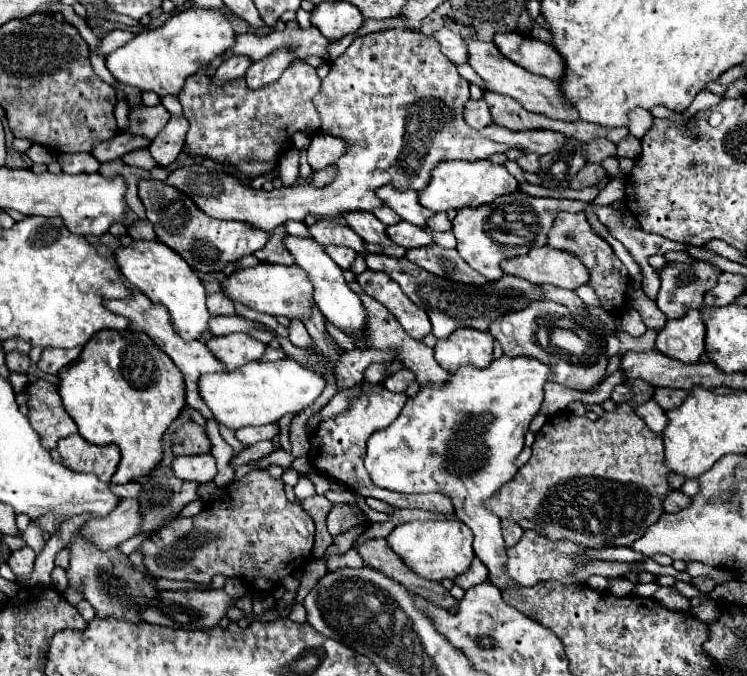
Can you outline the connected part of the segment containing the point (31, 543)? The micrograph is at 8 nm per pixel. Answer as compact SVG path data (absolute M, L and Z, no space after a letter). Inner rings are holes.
M32 519L30 525L28 525L28 529L24 531L24 541L26 541L28 547L32 547L36 553L40 553L42 547L44 547L44 539L42 539L42 533L40 533L36 521L37 519Z

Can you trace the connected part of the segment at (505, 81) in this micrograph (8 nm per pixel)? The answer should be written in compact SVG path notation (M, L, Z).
M464 39L464 41L468 45L468 65L482 77L486 91L508 95L508 97L516 99L526 111L542 113L550 119L564 119L564 121L578 119L576 109L564 101L558 81L552 81L552 79L546 79L540 75L532 75L530 71L522 69L520 65L512 63L510 59L504 59L504 55L496 49L494 43L484 43L484 41L476 41L476 39Z

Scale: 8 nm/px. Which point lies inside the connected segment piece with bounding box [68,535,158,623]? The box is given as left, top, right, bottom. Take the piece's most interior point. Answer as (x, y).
(108, 581)

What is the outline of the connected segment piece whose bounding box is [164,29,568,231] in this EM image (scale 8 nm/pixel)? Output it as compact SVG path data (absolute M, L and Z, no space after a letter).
M386 29L368 35L356 37L350 47L330 63L330 73L322 81L320 93L314 97L316 111L320 113L320 131L326 135L342 137L348 141L348 151L342 155L338 165L338 177L334 183L316 189L312 185L292 185L274 191L256 191L252 187L242 185L236 177L222 169L208 169L206 165L186 165L172 171L164 183L180 189L200 207L200 211L212 215L214 219L234 219L234 221L248 221L254 227L264 231L272 231L274 227L294 219L304 221L308 213L320 217L338 217L346 211L372 211L374 207L384 205L376 197L376 189L392 183L398 189L414 189L422 191L424 185L430 181L432 169L450 159L464 159L464 161L478 161L486 159L494 153L504 153L508 149L520 149L524 153L546 155L556 149L562 149L568 139L556 131L508 131L500 125L488 125L486 129L470 129L464 119L464 103L470 99L468 81L462 79L448 57L440 53L436 41L424 33L412 33L406 29Z

